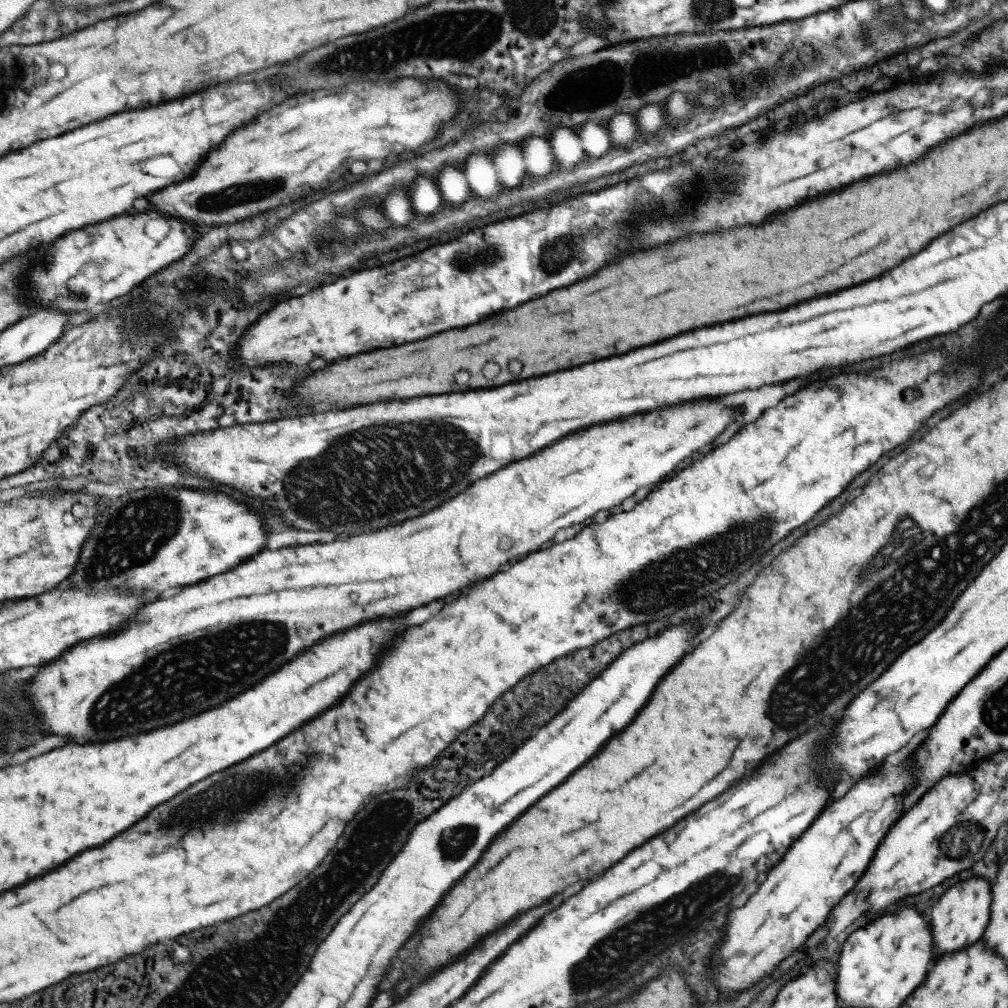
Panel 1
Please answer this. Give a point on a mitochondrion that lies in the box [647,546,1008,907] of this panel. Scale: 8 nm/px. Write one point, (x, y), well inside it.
(960, 841)

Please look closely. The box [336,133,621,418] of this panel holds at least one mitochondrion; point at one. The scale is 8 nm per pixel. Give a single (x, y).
(557, 255)

